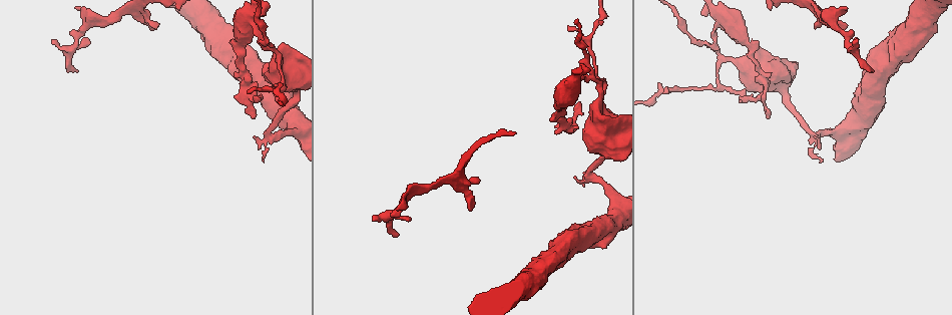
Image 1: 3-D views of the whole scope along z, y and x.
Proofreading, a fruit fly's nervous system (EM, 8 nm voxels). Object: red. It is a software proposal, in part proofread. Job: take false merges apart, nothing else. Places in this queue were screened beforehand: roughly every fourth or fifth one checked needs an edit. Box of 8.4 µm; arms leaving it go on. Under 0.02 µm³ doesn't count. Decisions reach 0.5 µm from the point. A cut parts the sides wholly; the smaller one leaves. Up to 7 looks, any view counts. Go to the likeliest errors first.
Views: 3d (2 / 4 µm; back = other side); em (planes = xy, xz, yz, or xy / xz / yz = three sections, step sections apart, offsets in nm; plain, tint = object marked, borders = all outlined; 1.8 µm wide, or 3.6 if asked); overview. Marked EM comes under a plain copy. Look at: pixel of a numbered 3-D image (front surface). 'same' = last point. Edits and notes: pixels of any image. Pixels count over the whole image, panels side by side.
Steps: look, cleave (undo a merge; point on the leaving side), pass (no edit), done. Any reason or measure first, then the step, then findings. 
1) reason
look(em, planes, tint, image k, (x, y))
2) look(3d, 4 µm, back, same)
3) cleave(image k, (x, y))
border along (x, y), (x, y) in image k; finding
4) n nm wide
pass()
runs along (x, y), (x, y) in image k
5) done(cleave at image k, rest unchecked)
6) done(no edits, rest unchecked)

sharp bend
look(3d, 2 µm, back, image 1, (245, 94))

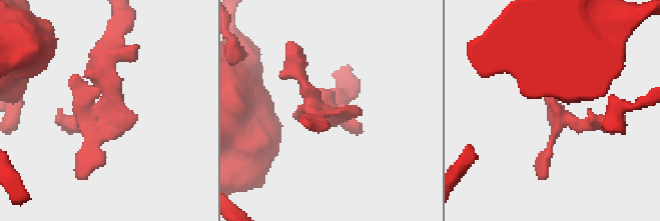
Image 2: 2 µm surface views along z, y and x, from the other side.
need the tissue
look(em, xz, step 8, tint, image 2, (105, 104))

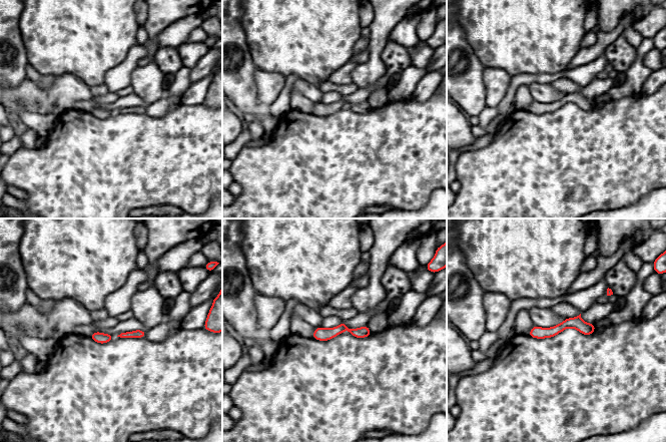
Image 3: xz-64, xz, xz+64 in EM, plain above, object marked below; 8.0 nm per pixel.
pass()
runs along (592, 327), (565, 324), (532, 334) in image 3; all the same neuron

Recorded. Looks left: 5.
sharp bend
look(em, 3.6 µm, xz, step 16, tint, image 1, (559, 250))

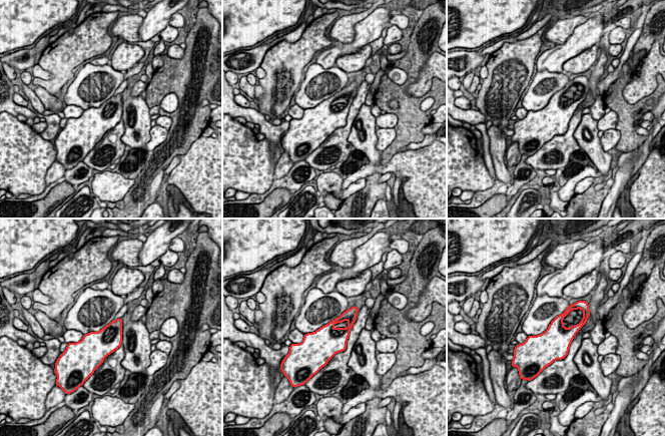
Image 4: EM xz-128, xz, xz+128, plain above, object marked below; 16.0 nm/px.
cut it another way
look(em, 3.6 µm, planes, borders, same)

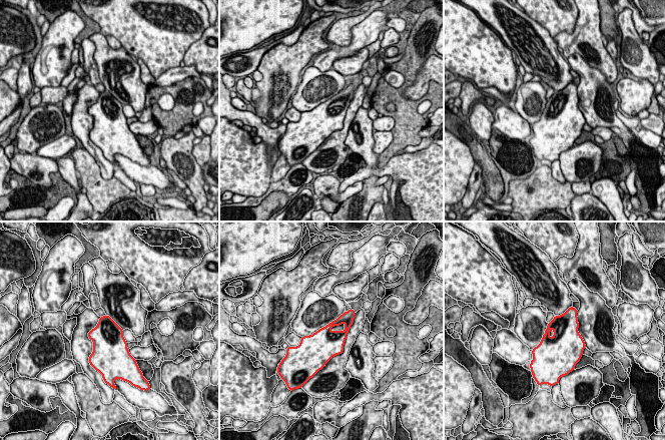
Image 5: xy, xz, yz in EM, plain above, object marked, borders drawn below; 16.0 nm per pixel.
pass()
one neuron here

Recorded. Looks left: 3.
abrupt turn
look(3d, 4 µm, back, image 1, (589, 175))

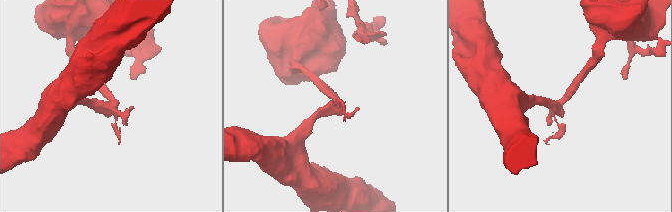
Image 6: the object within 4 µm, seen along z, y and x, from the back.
shape alone is not enough
look(em, planes, tint, image 6, (560, 103))

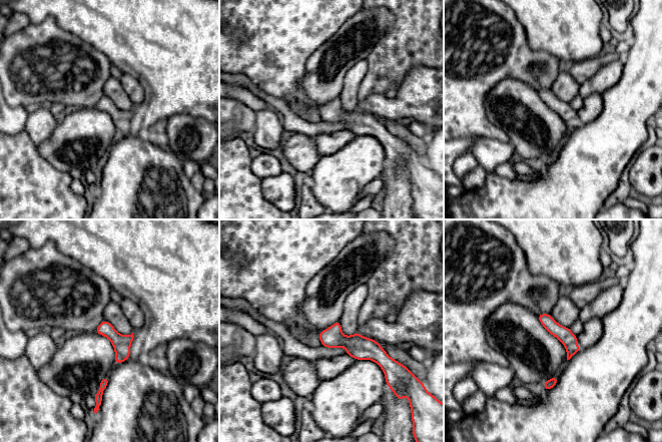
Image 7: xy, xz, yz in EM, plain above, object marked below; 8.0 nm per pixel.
pass()
all the same neuron

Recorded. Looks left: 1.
done(no edits, rest unchecked)

